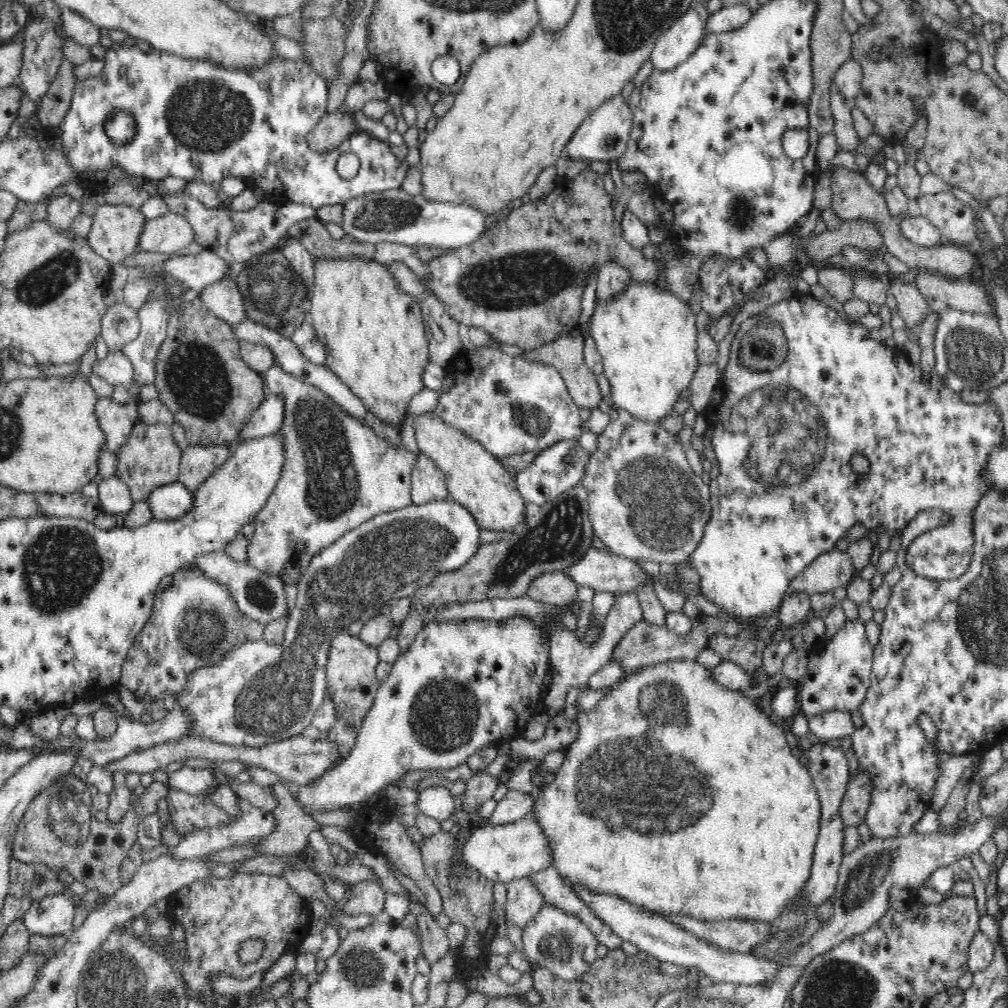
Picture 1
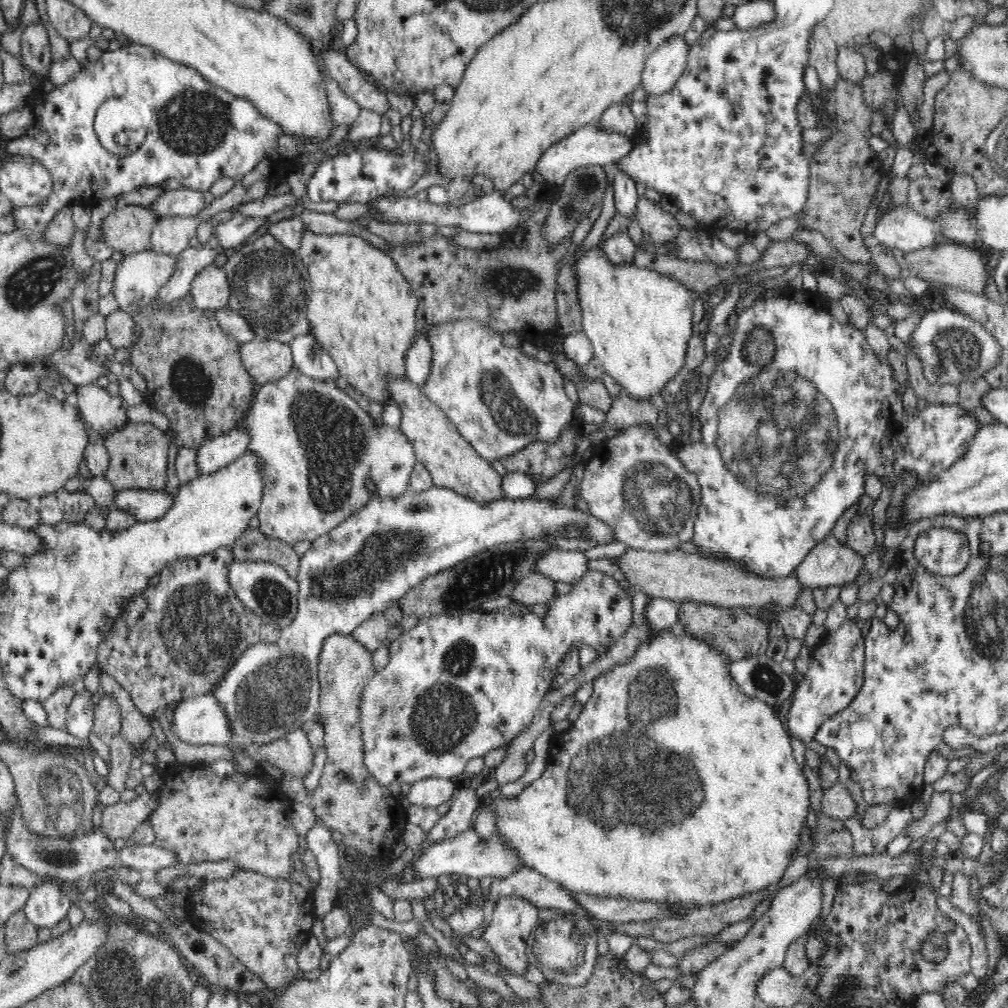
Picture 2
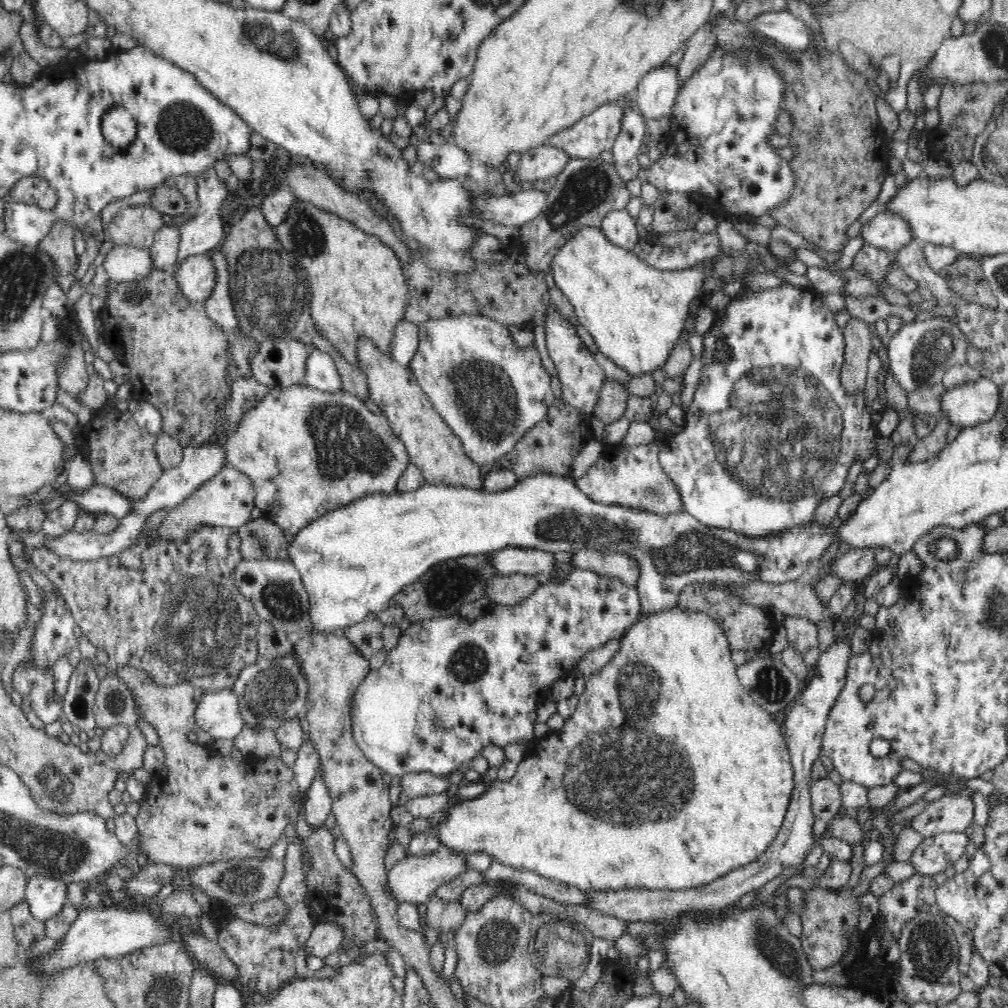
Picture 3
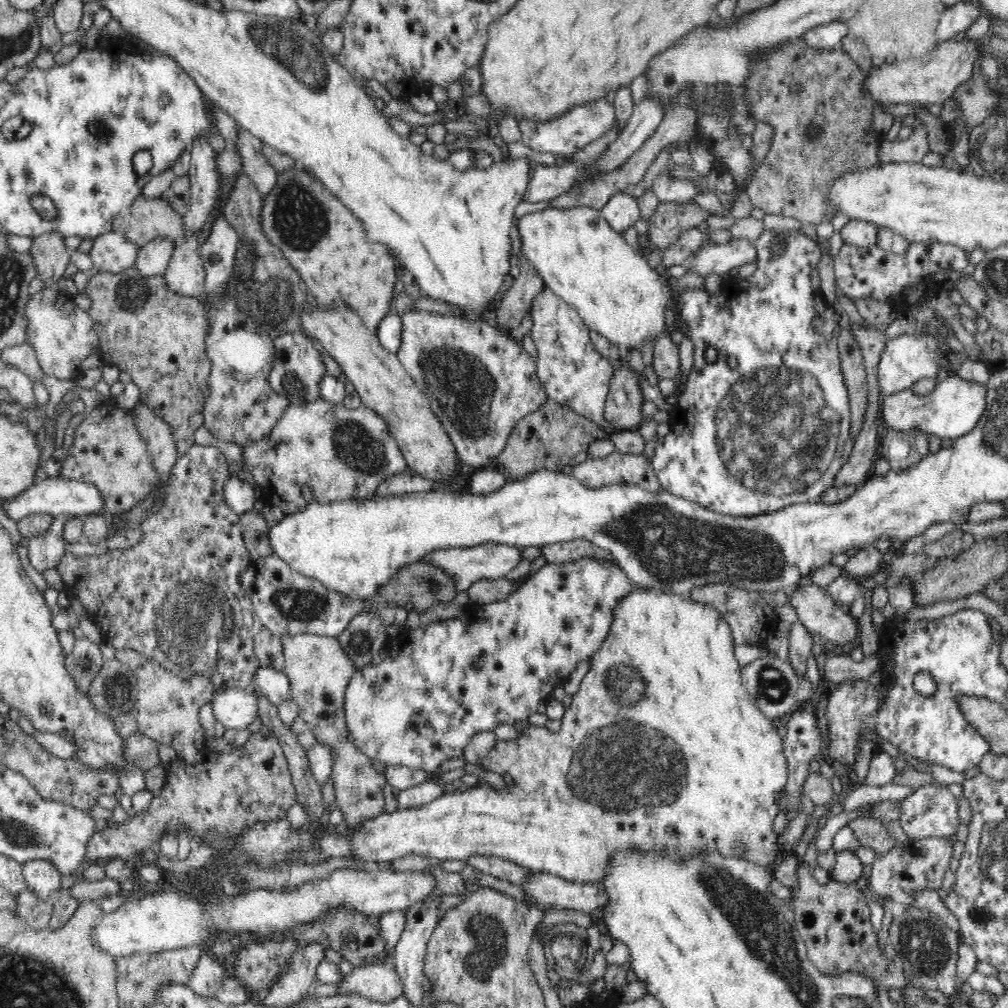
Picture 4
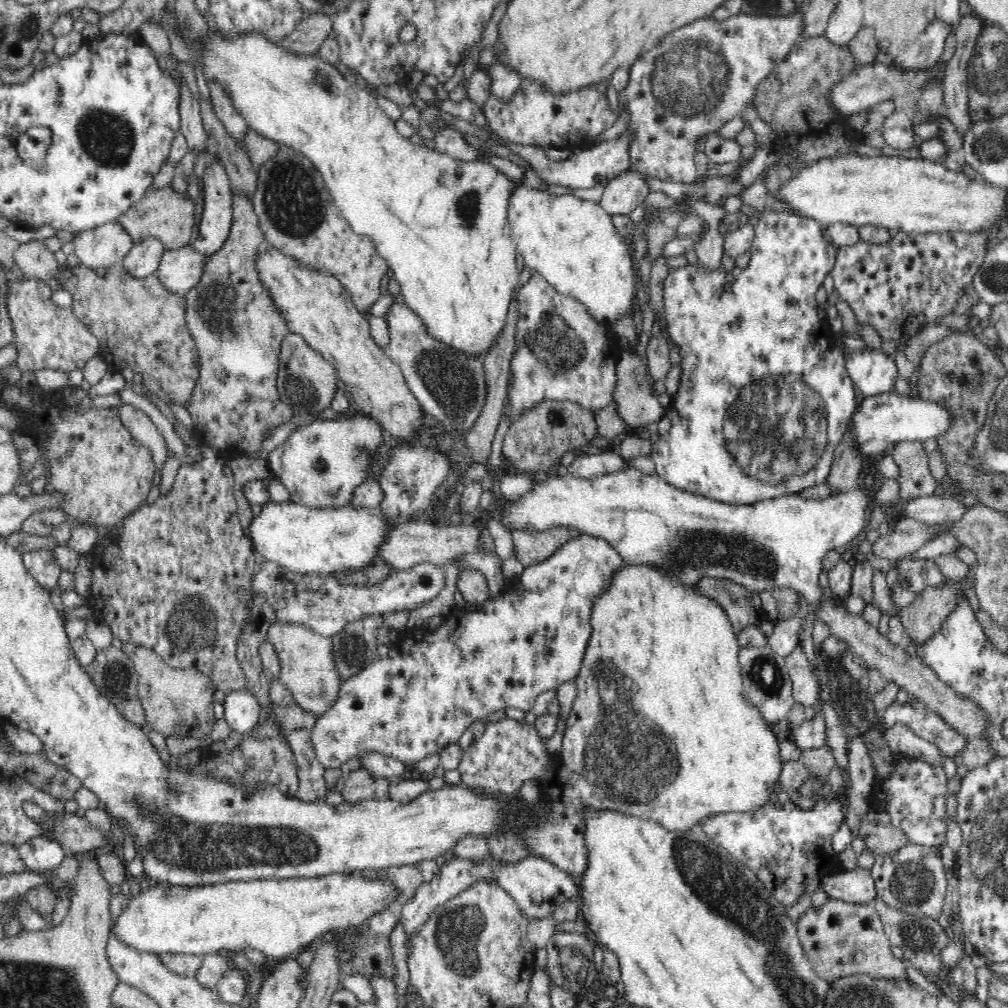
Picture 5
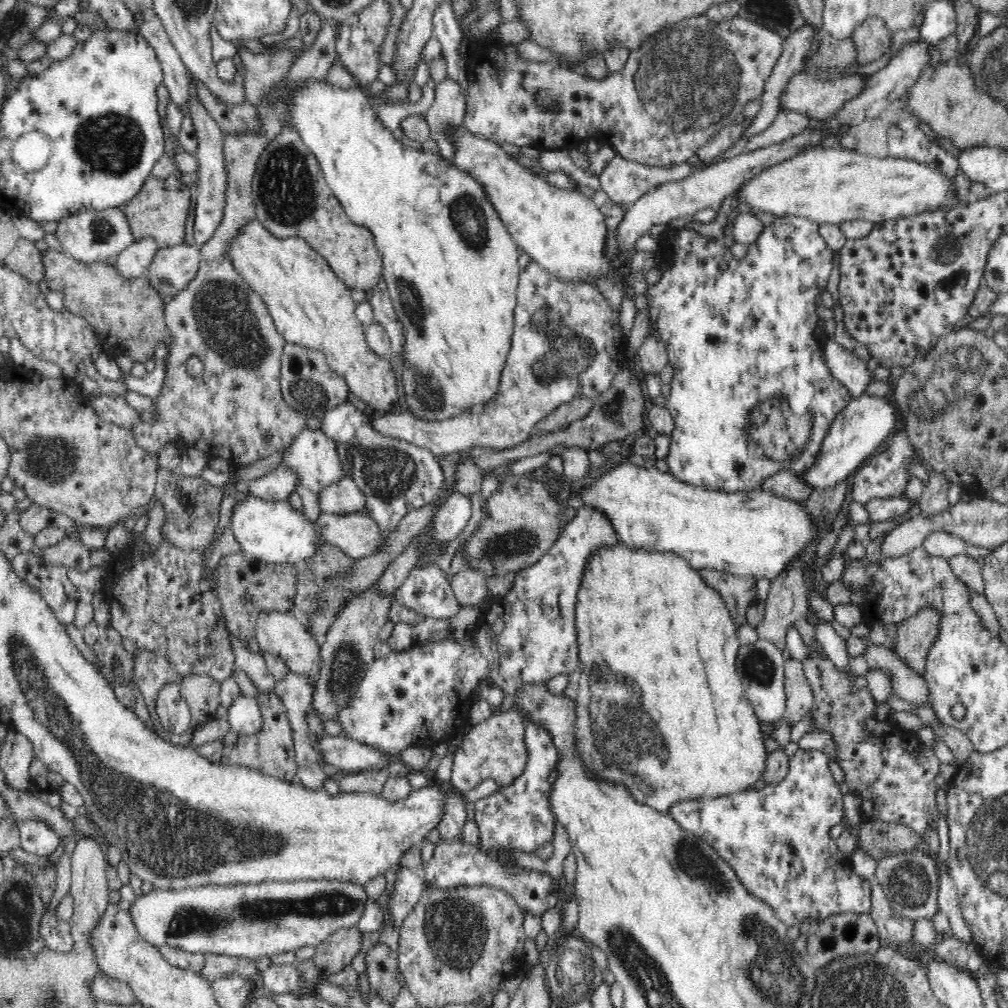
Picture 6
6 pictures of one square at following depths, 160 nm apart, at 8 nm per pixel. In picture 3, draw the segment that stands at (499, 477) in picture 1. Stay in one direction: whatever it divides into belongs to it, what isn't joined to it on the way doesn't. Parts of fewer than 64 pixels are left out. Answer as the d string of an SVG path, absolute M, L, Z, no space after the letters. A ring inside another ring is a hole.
M364 337L358 341L358 361L366 375L369 397L390 421L394 434L398 435L406 447L409 462L422 471L426 484L482 490L484 476L480 465L466 456L461 441L434 409L411 370L398 364L392 355L384 354L370 339Z

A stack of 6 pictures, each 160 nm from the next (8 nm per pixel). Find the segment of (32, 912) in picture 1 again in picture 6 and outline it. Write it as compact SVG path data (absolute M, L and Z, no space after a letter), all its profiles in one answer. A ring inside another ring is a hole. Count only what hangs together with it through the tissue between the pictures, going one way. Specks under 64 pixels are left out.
M45 820L19 821L19 835L22 850L36 856L50 856L60 846L60 837Z

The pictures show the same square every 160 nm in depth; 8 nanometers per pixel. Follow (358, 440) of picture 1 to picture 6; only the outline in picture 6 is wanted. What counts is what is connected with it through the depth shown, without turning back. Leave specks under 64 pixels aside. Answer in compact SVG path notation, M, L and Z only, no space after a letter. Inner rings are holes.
M531 259L527 268L520 272L517 287L517 306L514 309L514 334L512 334L512 341L510 341L510 350L506 357L507 361L504 372L501 374L501 394L488 409L484 410L484 412L480 412L478 415L462 414L462 416L456 416L444 421L419 420L418 417L411 416L411 414L406 414L405 412L397 410L384 411L382 413L375 413L372 417L372 420L370 420L372 421L372 429L386 438L393 436L394 438L408 441L411 445L428 449L436 456L446 456L446 454L462 452L462 450L467 450L471 447L494 449L494 452L500 452L500 450L510 450L522 444L524 441L529 440L530 436L533 434L534 428L536 428L537 424L543 418L546 418L554 409L558 409L560 405L571 402L575 396L594 396L598 391L604 392L610 388L614 376L616 376L618 370L620 370L620 365L624 360L624 354L627 350L628 340L626 340L625 328L622 328L621 322L618 322L618 312L614 312L614 310L606 304L604 296L602 296L596 288L592 288L592 286L588 286L588 284L566 284L568 281L569 280L562 280L561 278L556 278L554 275L550 275L550 272L540 267L533 259ZM305 427L302 432L289 444L286 451L283 452L282 467L292 467L300 475L300 484L297 486L297 492L303 500L303 513L310 521L316 521L320 516L320 503L318 503L318 494L322 492L324 486L330 486L332 482L338 482L342 476L346 476L347 463L340 458L336 451L337 444L328 438L320 428L310 429Z

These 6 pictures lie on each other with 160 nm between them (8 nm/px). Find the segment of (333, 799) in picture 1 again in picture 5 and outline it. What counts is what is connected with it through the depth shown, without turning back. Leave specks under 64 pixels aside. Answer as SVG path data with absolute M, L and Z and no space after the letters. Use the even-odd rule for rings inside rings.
M576 533L550 558L525 567L498 597L484 601L471 613L460 614L452 636L450 628L446 630L440 625L429 634L414 629L406 638L390 645L385 658L372 661L342 683L334 706L311 728L320 764L324 769L340 769L350 758L376 752L411 767L430 755L440 755L446 746L459 743L468 726L487 720L490 712L505 710L519 715L532 710L542 692L557 690L561 684L574 681L591 636L591 602L607 590L611 575L624 565L621 555L609 544L597 536Z

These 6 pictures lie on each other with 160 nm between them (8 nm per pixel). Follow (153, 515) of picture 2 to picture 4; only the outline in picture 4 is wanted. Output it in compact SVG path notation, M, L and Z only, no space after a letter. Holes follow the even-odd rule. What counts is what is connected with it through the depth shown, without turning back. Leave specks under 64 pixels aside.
M47 477L36 481L30 488L18 494L16 500L6 504L8 514L18 523L28 514L51 514L53 517L66 516L68 519L79 515L92 516L101 510L101 498L94 485L71 481L67 478Z

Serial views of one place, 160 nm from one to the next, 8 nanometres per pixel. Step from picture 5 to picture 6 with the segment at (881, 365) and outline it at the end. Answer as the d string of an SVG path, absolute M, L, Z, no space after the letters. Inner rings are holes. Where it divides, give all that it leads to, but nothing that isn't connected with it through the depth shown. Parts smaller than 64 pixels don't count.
M827 337L822 347L830 374L847 388L853 398L864 395L868 384L875 381L866 361L834 342L833 338Z

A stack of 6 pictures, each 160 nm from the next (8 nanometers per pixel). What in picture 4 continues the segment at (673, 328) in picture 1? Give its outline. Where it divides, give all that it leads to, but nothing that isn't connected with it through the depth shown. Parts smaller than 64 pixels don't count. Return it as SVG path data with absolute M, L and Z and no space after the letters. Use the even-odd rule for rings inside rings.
M572 206L572 207L547 207L540 211L533 212L521 217L518 220L519 236L521 236L521 253L527 258L531 266L543 278L545 286L556 294L562 301L576 307L577 313L582 318L582 323L586 324L590 332L600 334L604 339L608 339L614 346L621 349L623 355L630 348L640 348L646 340L656 341L666 332L668 324L666 324L666 306L671 300L671 287L669 278L662 278L654 268L650 268L648 262L643 258L638 251L630 246L622 234L612 230L612 227L606 222L600 210L596 210L592 206ZM732 238L726 244L708 245L699 249L690 260L688 271L705 278L710 274L723 276L730 270L755 262L756 246L746 238Z

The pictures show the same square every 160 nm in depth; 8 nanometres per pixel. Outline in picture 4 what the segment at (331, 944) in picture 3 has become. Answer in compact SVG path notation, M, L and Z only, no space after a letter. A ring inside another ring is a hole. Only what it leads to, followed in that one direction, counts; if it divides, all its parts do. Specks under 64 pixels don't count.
M308 943L292 954L280 977L264 993L263 1004L270 1007L292 1006L313 990L318 981L317 966L327 948L322 943Z

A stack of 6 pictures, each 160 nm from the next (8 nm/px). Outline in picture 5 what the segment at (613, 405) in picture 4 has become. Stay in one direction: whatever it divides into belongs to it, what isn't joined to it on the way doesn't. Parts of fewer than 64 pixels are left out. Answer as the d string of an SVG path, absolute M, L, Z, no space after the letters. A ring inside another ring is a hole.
M623 352L617 362L617 388L613 402L617 413L631 428L658 422L670 409L664 409L658 402L653 385L648 382L646 366L635 352Z

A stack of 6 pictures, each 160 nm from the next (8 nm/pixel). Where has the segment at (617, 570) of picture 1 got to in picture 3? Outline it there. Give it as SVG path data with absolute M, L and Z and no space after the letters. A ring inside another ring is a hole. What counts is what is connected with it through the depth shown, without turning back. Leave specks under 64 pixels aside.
M508 547L488 553L488 561L500 575L536 575L543 572L553 577L563 574L554 567L554 555L538 549Z

